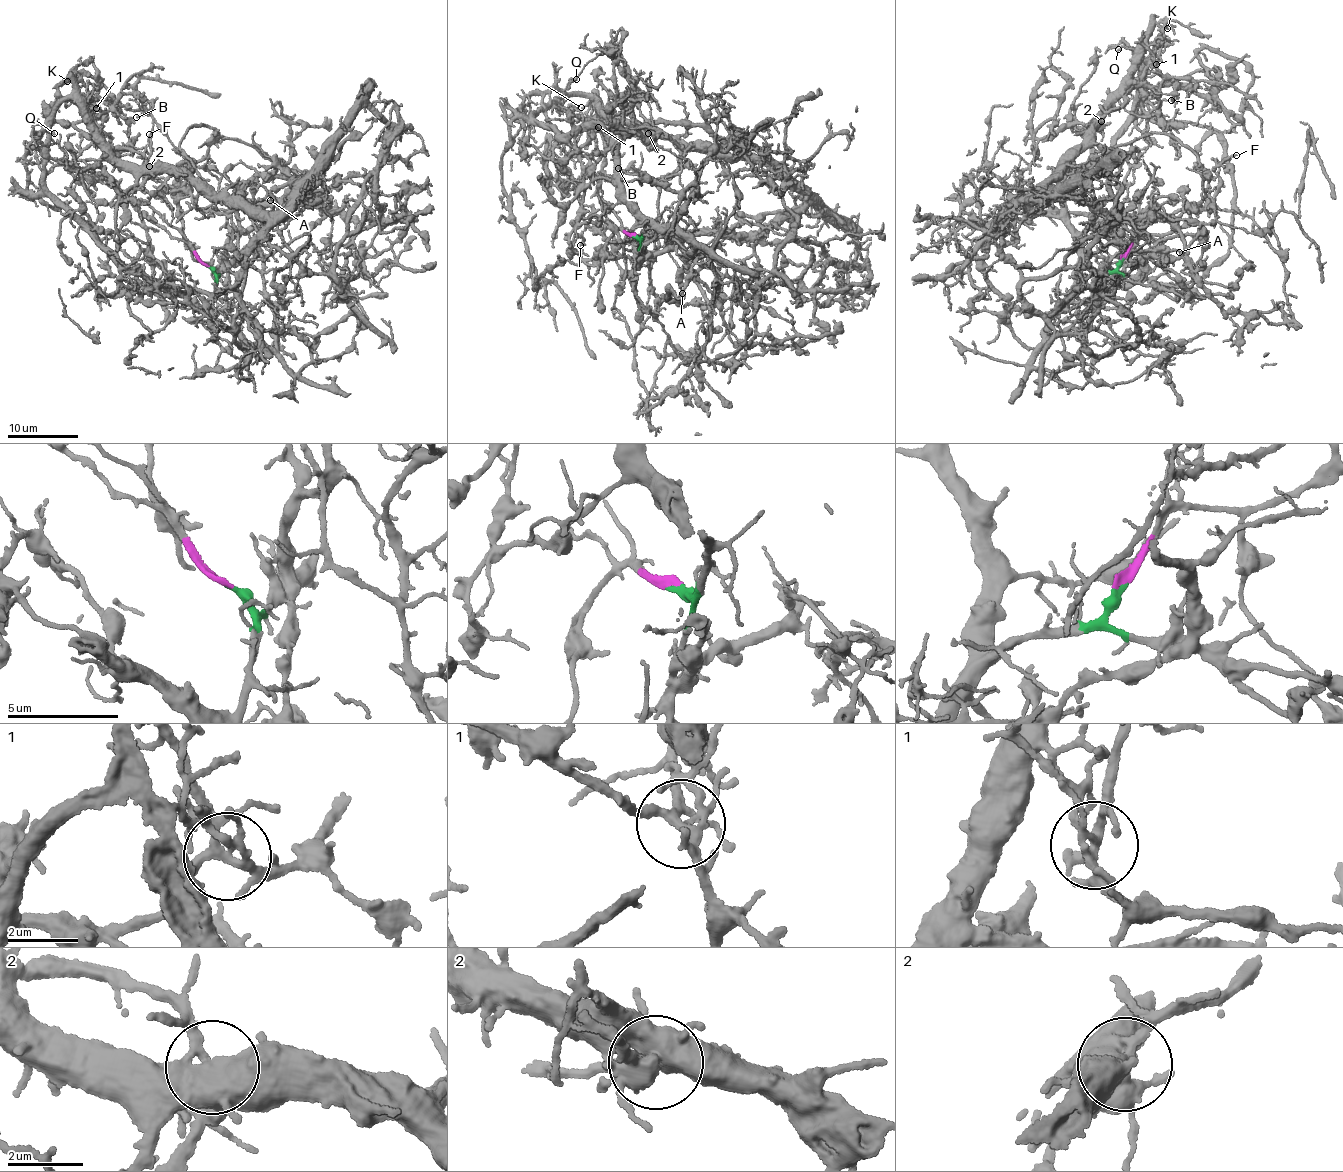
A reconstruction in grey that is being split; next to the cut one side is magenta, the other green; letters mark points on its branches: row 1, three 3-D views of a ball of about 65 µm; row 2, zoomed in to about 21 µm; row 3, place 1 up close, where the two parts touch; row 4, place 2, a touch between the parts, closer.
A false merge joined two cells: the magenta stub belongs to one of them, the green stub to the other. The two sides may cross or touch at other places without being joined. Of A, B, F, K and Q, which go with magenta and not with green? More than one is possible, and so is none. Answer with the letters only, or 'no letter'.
F, Q

